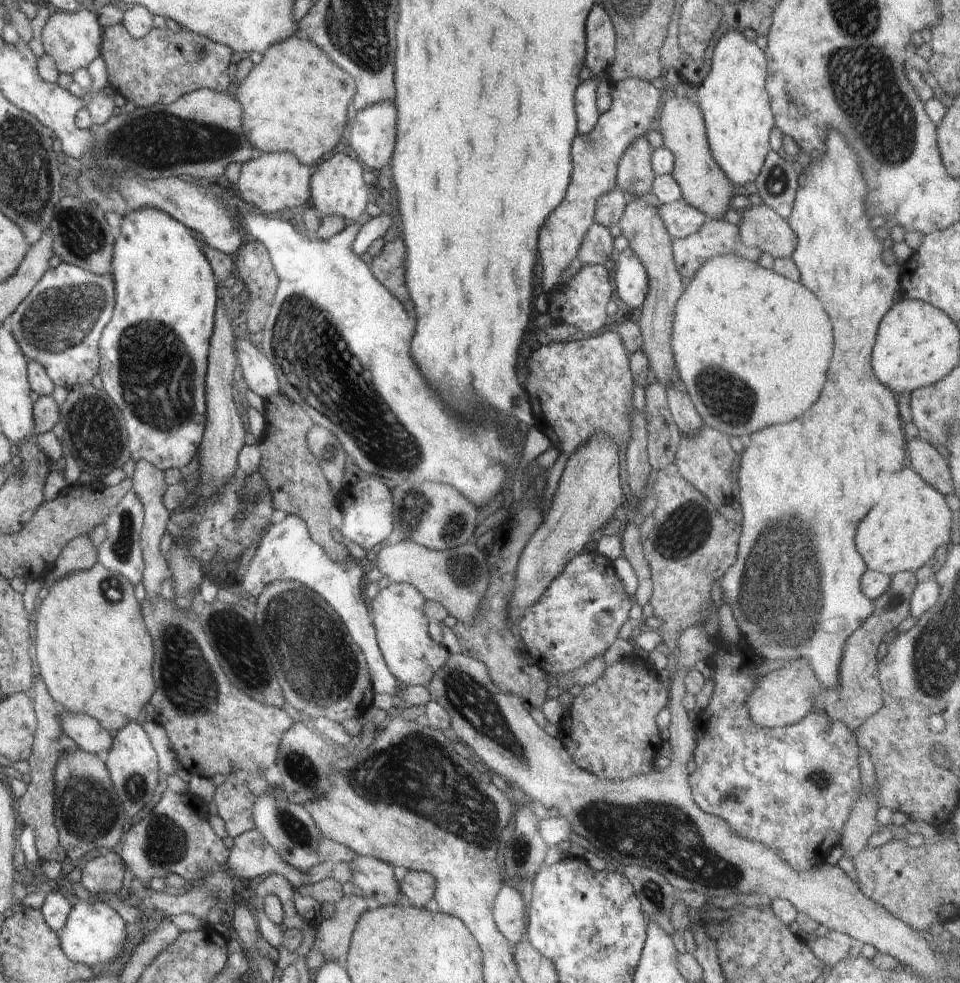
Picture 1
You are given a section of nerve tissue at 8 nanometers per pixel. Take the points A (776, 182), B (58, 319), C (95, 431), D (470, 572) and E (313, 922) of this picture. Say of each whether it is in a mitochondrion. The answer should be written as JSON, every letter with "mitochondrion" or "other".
{"A":"mitochondrion","B":"mitochondrion","C":"mitochondrion","D":"mitochondrion","E":"other"}

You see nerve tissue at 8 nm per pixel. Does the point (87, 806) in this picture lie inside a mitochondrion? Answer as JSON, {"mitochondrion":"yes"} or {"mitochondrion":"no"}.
{"mitochondrion":"yes"}

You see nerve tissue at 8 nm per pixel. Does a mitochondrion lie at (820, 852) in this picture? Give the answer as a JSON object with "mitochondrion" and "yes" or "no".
{"mitochondrion":"no"}

